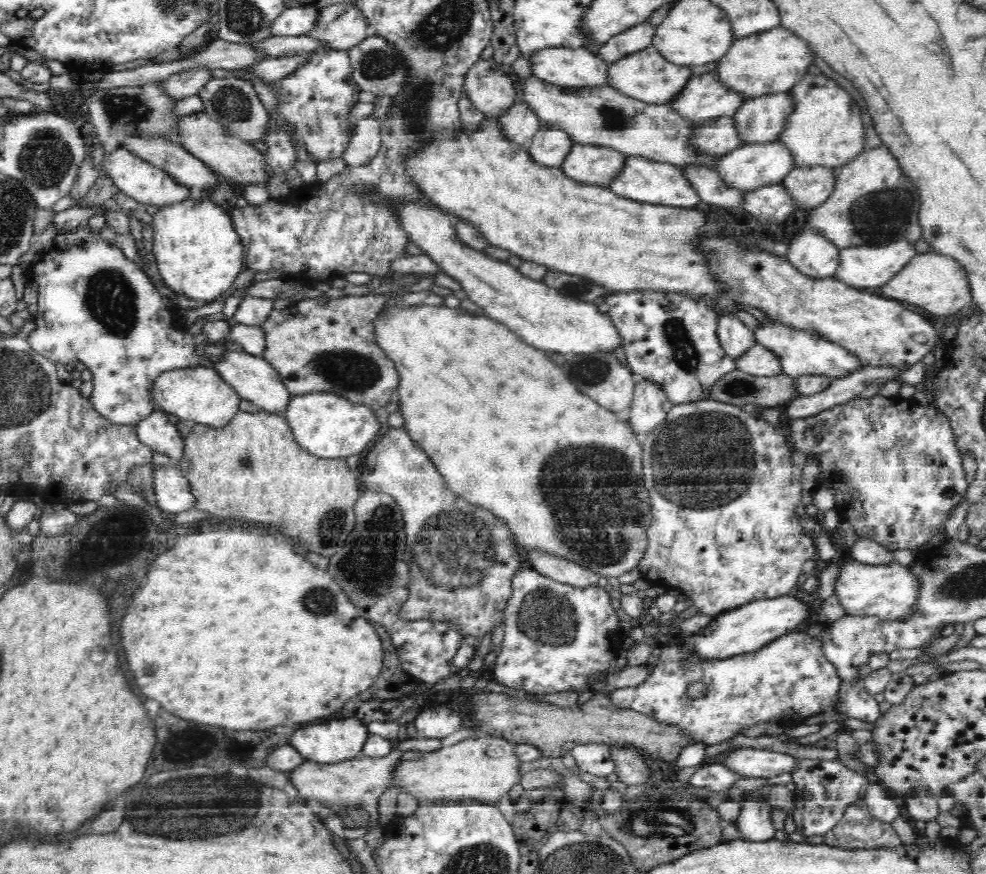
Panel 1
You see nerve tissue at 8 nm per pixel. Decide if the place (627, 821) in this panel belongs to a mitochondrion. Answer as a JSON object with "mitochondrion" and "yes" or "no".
{"mitochondrion":"yes"}

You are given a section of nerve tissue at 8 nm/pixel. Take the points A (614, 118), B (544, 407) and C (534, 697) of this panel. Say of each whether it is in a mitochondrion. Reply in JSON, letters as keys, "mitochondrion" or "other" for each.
{"A":"mitochondrion","B":"other","C":"other"}

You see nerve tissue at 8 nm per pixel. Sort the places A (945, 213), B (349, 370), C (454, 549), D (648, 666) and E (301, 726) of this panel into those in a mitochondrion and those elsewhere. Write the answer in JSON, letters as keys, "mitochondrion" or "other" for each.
{"A":"other","B":"mitochondrion","C":"mitochondrion","D":"other","E":"other"}

